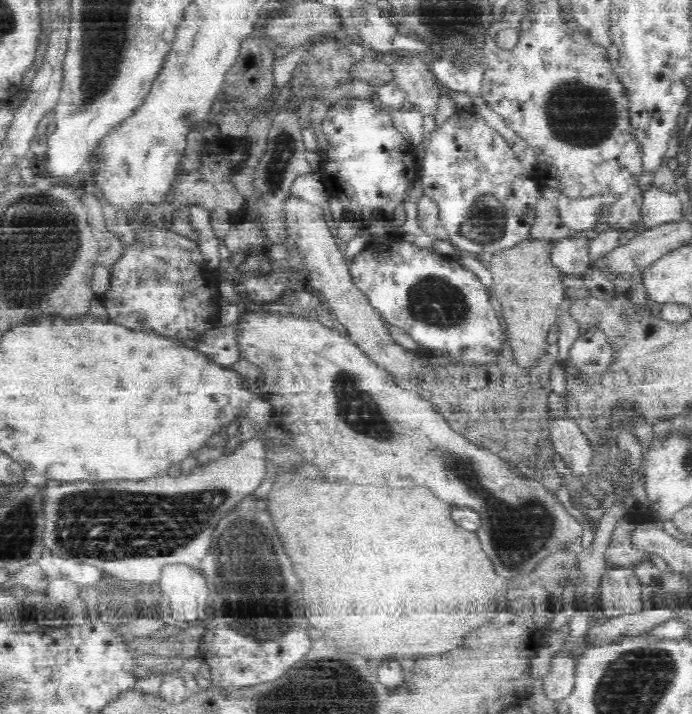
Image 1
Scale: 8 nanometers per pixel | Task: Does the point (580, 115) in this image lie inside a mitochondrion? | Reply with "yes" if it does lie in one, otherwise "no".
yes

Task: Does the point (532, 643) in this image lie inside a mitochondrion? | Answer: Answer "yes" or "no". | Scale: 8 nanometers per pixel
no

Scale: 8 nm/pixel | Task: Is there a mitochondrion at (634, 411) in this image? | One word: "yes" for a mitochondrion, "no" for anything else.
no

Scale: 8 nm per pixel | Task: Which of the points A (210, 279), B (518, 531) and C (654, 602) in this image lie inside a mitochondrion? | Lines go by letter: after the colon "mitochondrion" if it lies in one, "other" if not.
A: other
B: mitochondrion
C: other

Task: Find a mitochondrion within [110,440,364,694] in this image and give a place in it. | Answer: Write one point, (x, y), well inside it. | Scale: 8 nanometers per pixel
(245, 557)

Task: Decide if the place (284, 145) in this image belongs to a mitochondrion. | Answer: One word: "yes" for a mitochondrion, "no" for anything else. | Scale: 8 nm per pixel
yes

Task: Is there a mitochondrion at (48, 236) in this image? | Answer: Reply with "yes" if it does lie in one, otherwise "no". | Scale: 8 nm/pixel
yes

